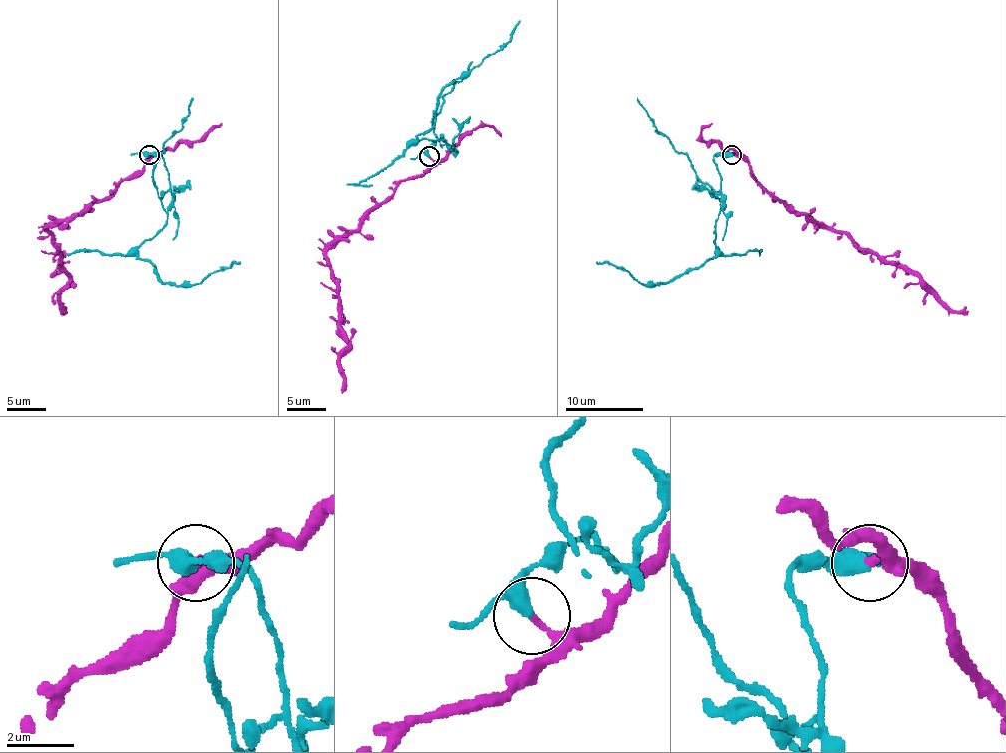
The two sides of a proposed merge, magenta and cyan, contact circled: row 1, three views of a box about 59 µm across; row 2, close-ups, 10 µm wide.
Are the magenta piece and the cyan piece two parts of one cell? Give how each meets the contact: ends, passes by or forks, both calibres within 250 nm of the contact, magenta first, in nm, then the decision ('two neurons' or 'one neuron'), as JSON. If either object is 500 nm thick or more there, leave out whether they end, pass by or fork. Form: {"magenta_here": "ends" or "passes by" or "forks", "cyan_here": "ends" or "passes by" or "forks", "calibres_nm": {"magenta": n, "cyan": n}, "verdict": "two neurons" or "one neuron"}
{"magenta_here": "ends", "cyan_here": "passes by", "calibres_nm": {"magenta": 200, "cyan": 340}, "verdict": "two neurons"}

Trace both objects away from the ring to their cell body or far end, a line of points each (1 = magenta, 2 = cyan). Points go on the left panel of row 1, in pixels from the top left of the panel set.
1: (149, 154), (153, 156), (141, 169), (108, 197), (47, 228), (59, 267), (69, 277), (63, 314)
2: (149, 154), (162, 158), (172, 205), (166, 224), (137, 249), (139, 259), (176, 285), (198, 285), (241, 261)

